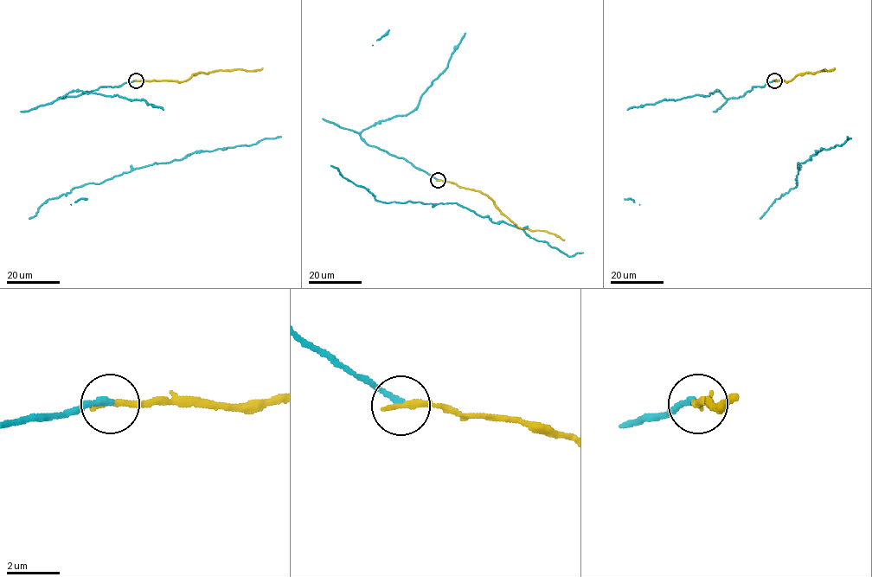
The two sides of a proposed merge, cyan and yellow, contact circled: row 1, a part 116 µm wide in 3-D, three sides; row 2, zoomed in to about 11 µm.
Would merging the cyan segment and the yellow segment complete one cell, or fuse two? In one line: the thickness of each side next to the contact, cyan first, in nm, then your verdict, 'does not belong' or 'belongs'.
calibres 240 and 280 nm; belongs

